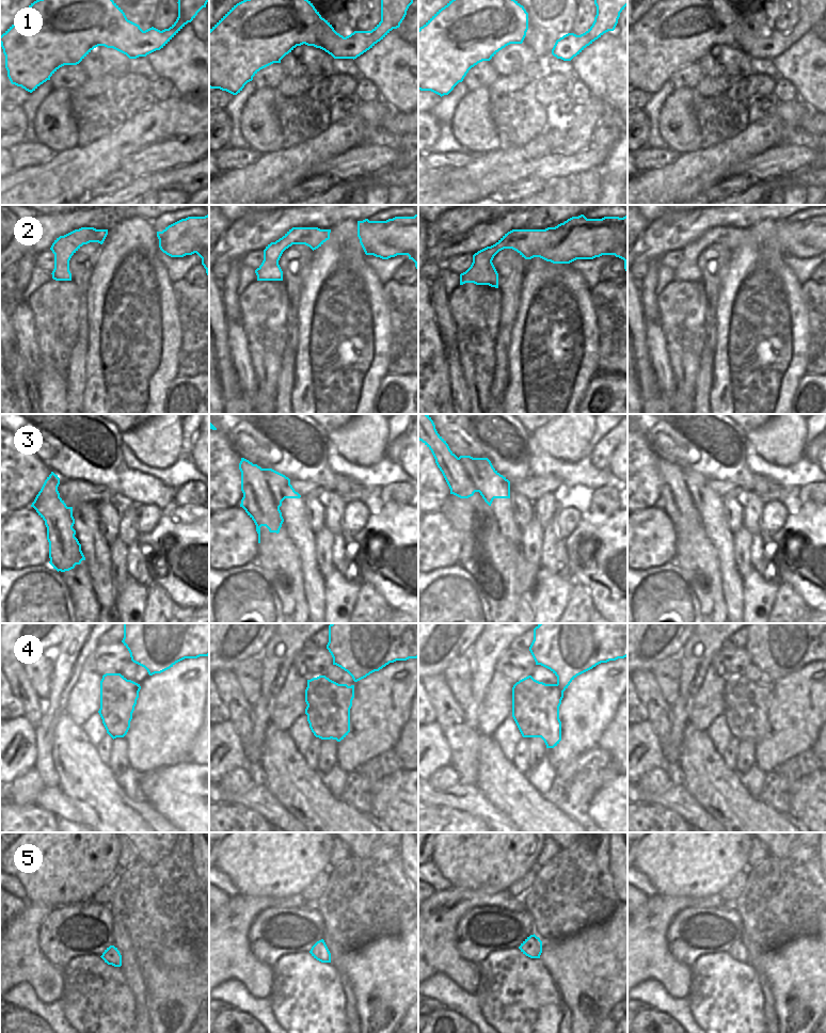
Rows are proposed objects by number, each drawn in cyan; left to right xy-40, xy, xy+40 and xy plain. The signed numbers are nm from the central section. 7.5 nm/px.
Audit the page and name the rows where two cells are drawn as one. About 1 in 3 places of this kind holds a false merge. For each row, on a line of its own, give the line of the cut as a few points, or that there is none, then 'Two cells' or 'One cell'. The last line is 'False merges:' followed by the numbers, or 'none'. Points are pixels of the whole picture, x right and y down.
1: No split. One cell
2: No split. One cell
3: Split along xy (264, 469), (268, 488), (279, 507). Two cells
4: Split along xy-40 (139, 685), (112, 696), (129, 704), (124, 735). Two cells
5: No split. One cell
False merges: 3, 4

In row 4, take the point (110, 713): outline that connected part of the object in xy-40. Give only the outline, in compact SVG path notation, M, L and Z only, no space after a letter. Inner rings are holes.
M106 673L100 681L100 709L98 711L107 733L114 740L124 737L124 726L120 724L121 718L130 715L130 704L121 701L116 705L112 696L124 692L133 693L140 684L127 680L121 673Z

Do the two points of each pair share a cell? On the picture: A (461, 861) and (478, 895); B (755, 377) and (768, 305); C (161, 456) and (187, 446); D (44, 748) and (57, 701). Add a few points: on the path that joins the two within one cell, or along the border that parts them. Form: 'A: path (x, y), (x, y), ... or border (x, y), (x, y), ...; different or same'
A: border (451, 887), (480, 889), (488, 893), (502, 890); different
B: path (759, 359), (762, 348), (762, 323); same
C: border (180, 425), (183, 438), (181, 455); different
D: path (44, 736), (51, 713); same

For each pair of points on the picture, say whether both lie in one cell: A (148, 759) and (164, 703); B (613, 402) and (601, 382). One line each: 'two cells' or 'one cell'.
A: one cell
B: one cell

